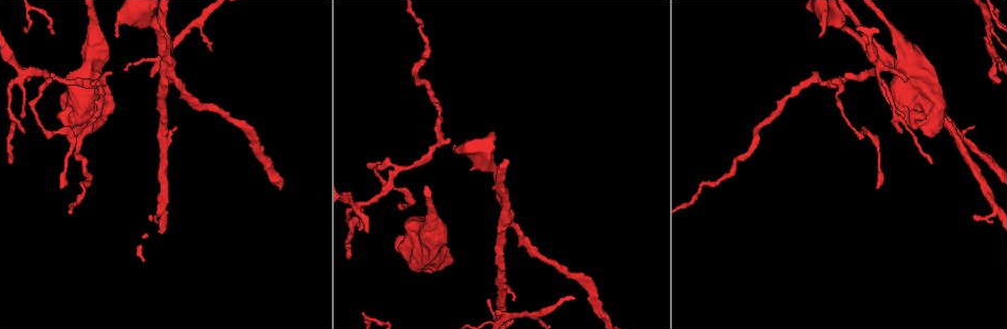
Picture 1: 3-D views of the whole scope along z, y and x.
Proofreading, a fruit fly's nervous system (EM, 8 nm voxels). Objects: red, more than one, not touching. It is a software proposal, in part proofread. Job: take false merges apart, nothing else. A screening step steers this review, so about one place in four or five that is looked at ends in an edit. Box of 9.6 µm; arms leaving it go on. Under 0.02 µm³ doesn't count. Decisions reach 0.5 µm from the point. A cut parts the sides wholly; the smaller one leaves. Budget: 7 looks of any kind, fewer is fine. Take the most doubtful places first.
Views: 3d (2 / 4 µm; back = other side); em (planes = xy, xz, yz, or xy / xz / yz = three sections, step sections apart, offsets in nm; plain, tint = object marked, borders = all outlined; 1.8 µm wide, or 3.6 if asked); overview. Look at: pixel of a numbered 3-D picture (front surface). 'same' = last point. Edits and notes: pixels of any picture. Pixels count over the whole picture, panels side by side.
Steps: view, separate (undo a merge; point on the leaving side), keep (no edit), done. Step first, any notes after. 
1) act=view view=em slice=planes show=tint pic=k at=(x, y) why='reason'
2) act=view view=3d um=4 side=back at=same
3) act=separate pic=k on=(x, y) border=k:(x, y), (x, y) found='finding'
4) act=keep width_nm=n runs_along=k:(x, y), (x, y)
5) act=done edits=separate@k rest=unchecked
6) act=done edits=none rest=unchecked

act=view view=3d um=2 pic=1 at=(504, 221) why='two arms in line, one across'

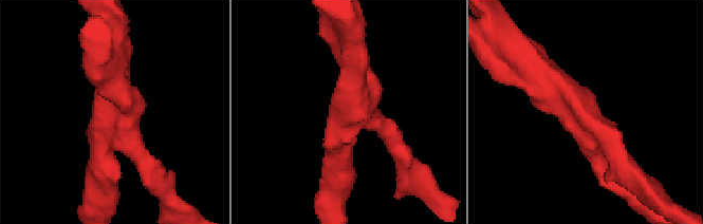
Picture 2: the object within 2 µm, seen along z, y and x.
act=view view=em slice=xy step=4 show=tint pic=2 at=(119, 110) arms=3 arm_widths_nm=170,220,220

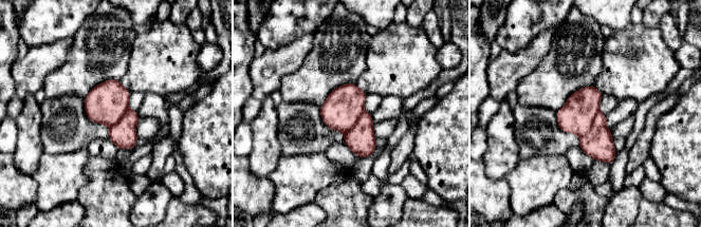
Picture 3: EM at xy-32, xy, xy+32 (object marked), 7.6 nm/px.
act=view view=em slice=planes show=tint at=same why='cut it another way'

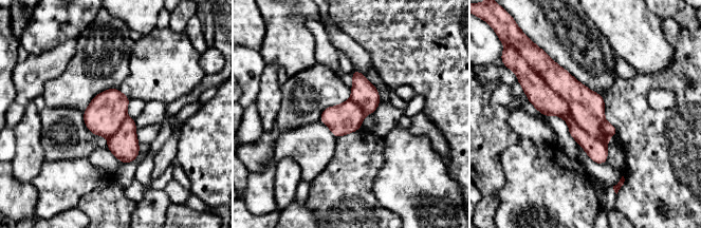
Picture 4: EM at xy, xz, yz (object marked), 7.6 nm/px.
act=separate pic=4 on=(540, 95) found='a second neuron is stuck on'

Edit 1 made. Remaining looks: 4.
act=view view=overview

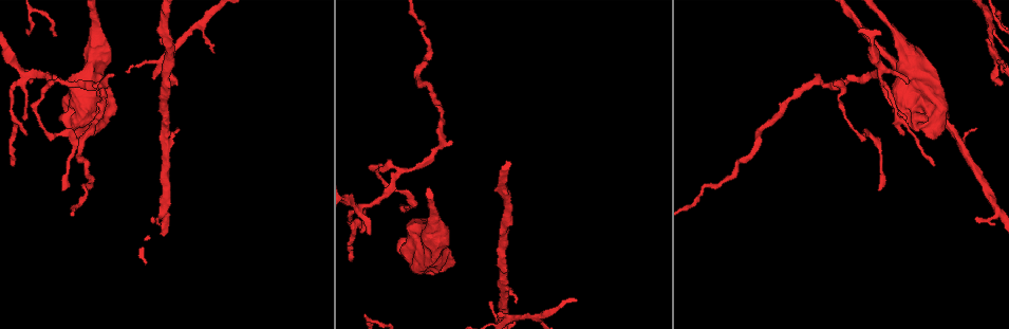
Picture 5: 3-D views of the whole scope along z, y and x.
act=view view=3d um=4 pic=5 at=(59, 82) why='two arms in line, one across'

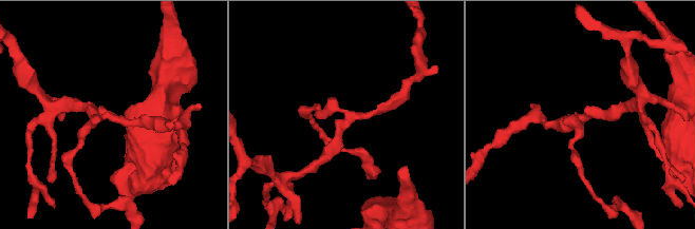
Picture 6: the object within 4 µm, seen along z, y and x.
act=view view=em slice=planes show=tint pic=6 at=(348, 122) arms=3

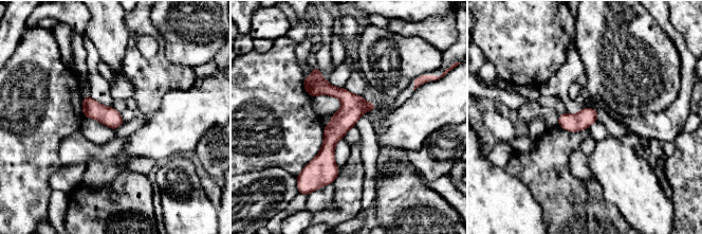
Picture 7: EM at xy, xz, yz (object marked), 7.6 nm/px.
act=keep found='one neuron here'

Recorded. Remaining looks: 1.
act=done edits=separate@4 rest=unchecked

